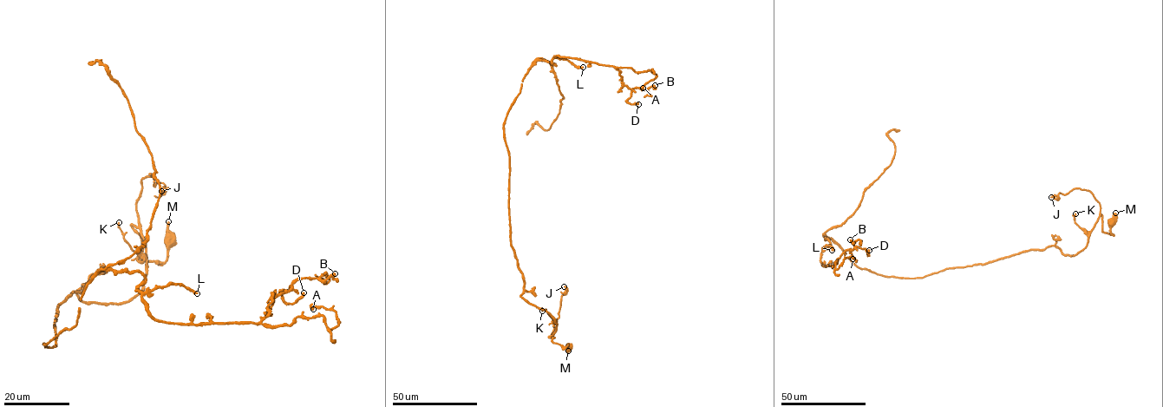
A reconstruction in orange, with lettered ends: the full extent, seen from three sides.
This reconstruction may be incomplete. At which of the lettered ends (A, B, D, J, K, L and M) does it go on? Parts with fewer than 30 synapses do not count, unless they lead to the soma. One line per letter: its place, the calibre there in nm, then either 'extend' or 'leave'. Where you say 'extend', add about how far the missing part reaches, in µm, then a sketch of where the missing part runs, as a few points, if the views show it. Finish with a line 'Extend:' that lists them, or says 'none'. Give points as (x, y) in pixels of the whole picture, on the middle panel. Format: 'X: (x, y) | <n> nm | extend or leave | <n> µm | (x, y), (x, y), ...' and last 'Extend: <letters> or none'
A: (643, 88) | 500 nm | leave
B: (655, 85) | 480 nm | leave
D: (638, 104) | 420 nm | leave
J: (564, 286) | 160 nm | leave
K: (542, 311) | 240 nm | leave
L: (583, 67) | 320 nm | leave
M: (568, 351) | 440 nm | leave
Extend: none

